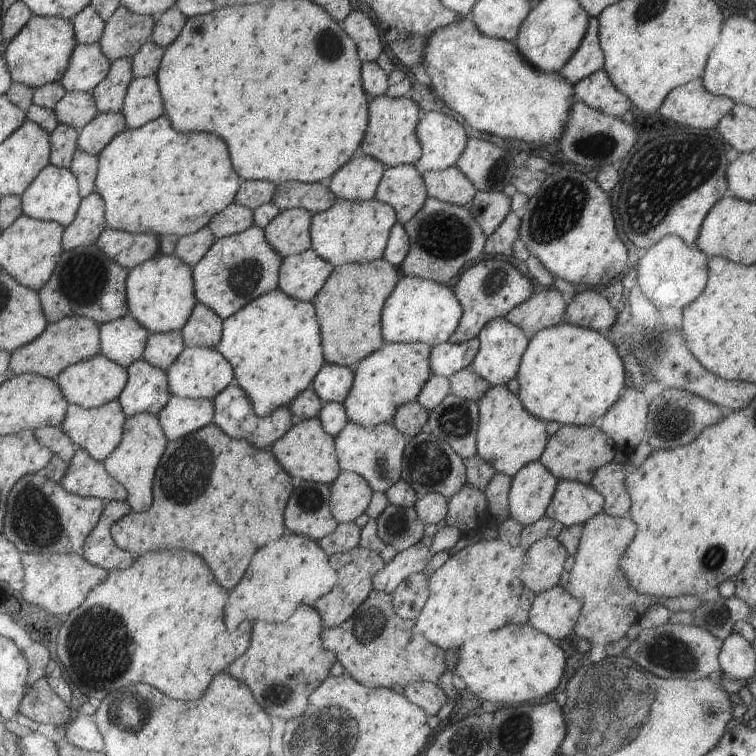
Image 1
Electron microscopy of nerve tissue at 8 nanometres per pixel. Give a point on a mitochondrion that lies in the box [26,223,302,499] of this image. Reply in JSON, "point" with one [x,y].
{"point":[84,280]}

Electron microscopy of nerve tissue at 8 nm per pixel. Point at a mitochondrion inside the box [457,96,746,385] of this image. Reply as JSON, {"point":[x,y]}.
{"point":[657,182]}

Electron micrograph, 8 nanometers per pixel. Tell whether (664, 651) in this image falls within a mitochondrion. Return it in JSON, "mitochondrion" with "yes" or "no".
{"mitochondrion":"yes"}

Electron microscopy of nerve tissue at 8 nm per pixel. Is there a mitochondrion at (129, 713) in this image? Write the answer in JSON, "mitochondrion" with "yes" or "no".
{"mitochondrion":"yes"}

